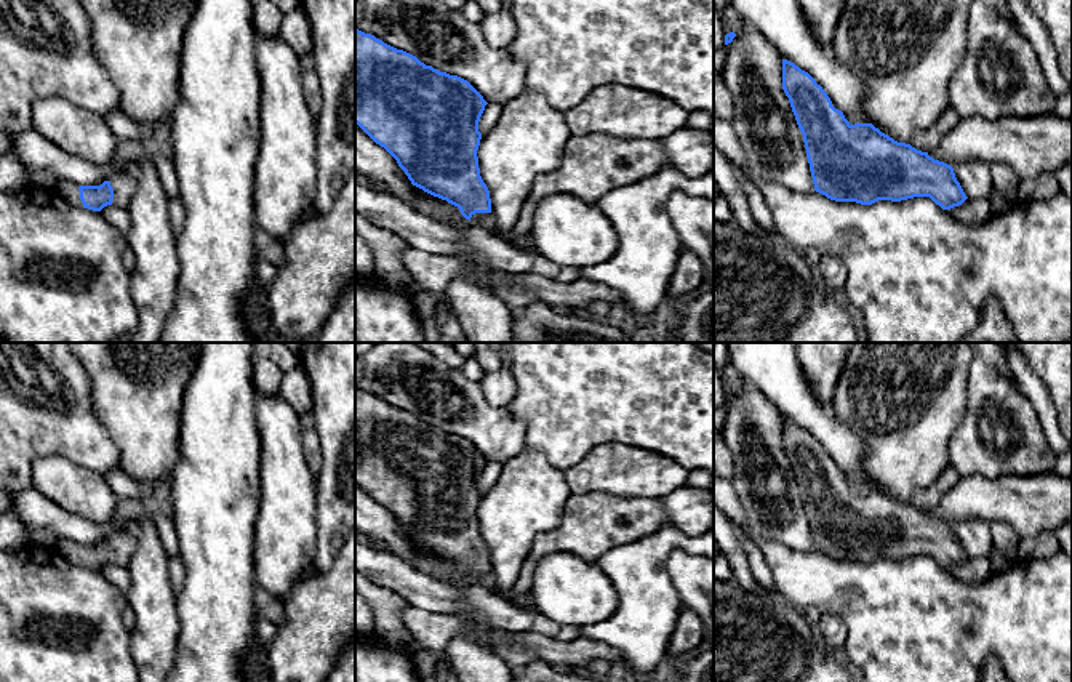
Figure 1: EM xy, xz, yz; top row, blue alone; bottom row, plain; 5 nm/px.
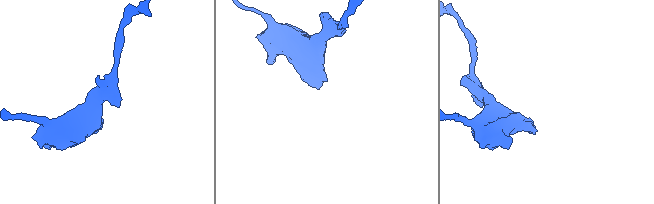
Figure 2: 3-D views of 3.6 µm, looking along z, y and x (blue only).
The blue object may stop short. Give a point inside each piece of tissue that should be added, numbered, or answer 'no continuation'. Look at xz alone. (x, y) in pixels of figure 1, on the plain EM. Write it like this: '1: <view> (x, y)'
1: xz (479, 577)

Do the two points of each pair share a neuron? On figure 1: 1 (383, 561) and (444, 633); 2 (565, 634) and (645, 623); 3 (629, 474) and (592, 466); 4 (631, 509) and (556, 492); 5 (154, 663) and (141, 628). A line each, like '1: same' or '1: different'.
1: different
2: different
3: same
4: different
5: same

